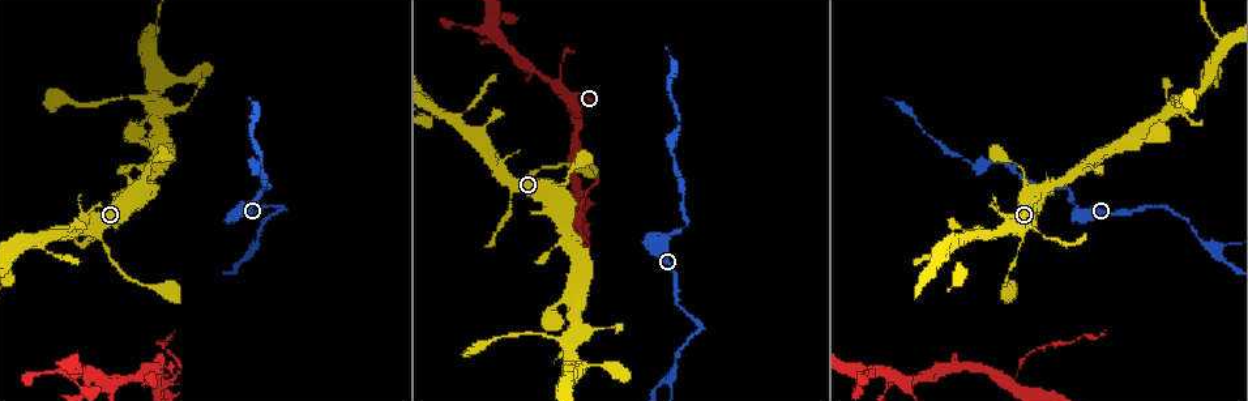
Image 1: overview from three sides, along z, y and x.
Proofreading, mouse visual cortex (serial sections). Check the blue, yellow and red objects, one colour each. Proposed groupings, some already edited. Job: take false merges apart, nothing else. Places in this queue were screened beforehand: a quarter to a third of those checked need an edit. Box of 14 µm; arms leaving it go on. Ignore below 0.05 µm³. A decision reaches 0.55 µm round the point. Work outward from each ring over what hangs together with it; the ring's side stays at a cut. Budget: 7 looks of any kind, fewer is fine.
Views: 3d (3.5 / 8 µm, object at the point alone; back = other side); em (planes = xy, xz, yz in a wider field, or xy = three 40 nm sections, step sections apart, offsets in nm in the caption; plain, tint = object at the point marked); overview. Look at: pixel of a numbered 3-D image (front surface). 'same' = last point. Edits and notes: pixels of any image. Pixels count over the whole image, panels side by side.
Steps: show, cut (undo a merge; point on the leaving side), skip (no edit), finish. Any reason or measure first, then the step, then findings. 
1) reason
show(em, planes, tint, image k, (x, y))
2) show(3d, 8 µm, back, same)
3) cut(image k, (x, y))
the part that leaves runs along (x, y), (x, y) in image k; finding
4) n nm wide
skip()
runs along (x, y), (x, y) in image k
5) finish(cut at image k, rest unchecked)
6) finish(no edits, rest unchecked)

show(3d, 3.5 µm, image 1, (255, 250))

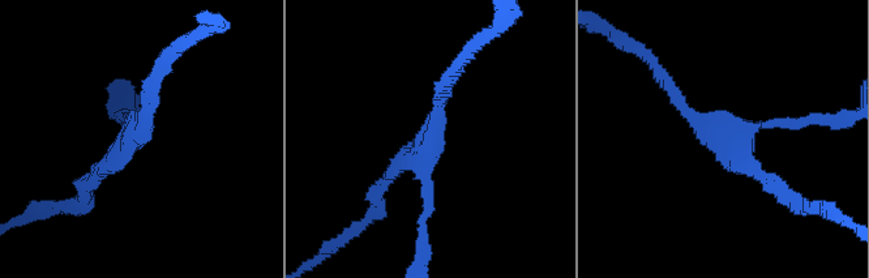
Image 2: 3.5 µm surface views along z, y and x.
3 arms; arms of 150, 150, 200 nm
show(em, xy, step 5, tint, image 2, (728, 138))

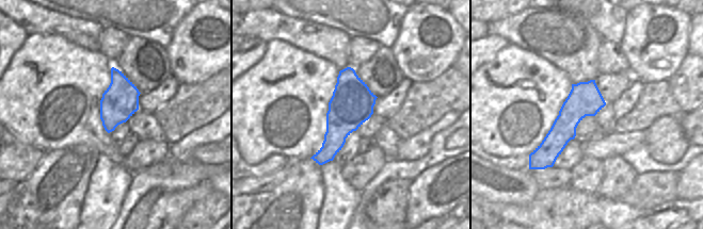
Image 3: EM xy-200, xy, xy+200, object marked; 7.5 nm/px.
skip()
runs along (592, 82), (564, 128), (539, 152) in image 3; all the same cell

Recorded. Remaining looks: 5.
abrupt turn
show(3d, 3.5 µm, image 1, (600, 181))

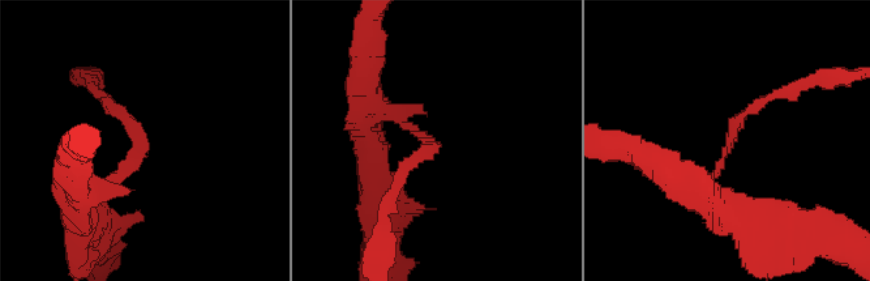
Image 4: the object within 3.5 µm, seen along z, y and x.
arms of 150, 200 nm
show(em, xy, step 2, tint, image 4, (731, 145))

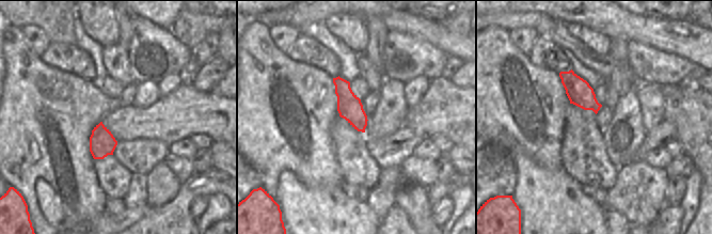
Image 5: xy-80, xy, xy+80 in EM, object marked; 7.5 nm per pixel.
190 nm wide
cut(image 4, (732, 130))
the part that leaves runs along (720, 170), (740, 118), (780, 94) in image 4; a second cell is stuck on

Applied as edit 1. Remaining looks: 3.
redraw
show(overview)

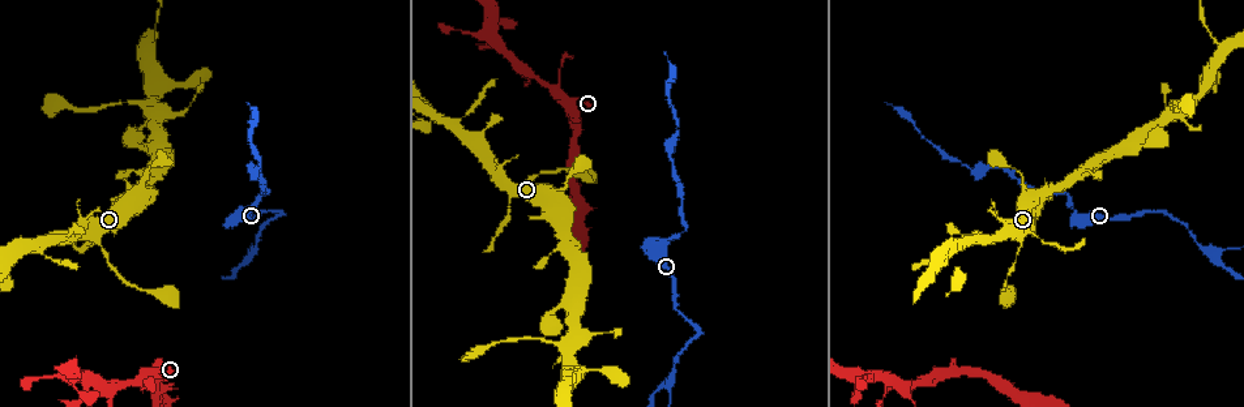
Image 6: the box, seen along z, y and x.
abrupt turn
show(em, planes, tint, image 6, (269, 193))

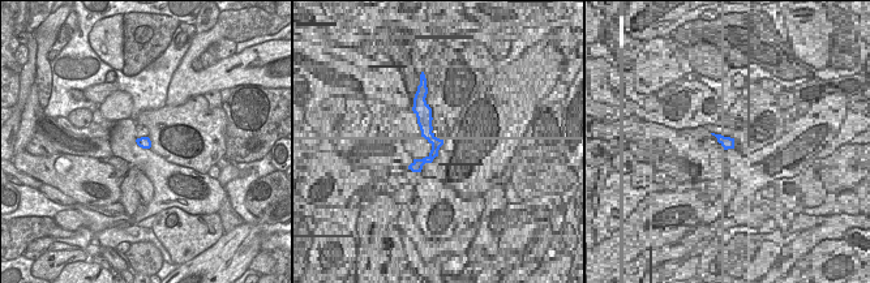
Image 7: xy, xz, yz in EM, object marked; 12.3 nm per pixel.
show(3d, 3.5 µm, back, same)

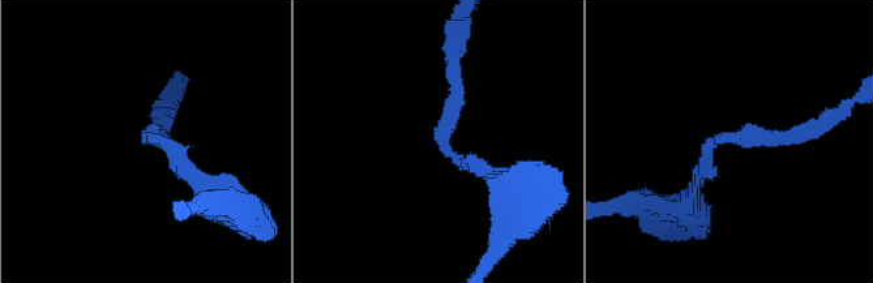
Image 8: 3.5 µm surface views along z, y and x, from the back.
skip()
continuous, no second cell

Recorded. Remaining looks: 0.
finish(cut at image 4, rest unchecked)

